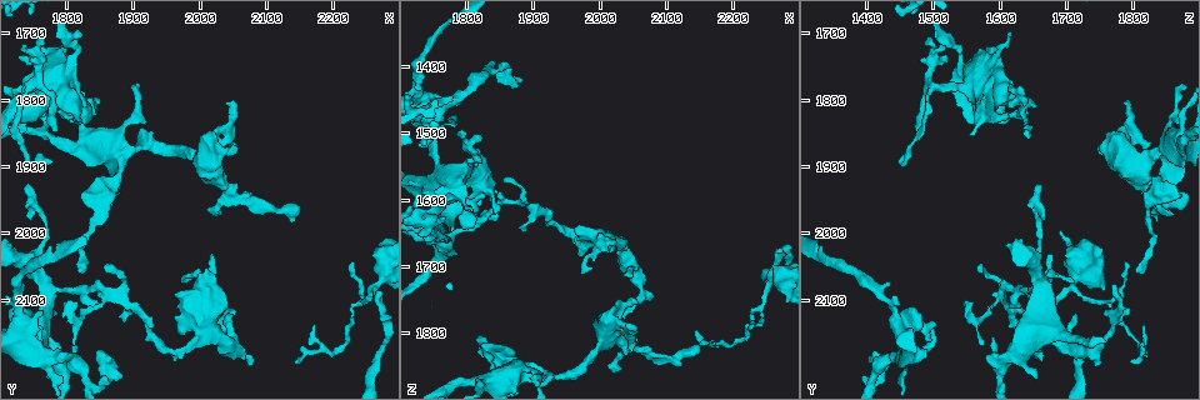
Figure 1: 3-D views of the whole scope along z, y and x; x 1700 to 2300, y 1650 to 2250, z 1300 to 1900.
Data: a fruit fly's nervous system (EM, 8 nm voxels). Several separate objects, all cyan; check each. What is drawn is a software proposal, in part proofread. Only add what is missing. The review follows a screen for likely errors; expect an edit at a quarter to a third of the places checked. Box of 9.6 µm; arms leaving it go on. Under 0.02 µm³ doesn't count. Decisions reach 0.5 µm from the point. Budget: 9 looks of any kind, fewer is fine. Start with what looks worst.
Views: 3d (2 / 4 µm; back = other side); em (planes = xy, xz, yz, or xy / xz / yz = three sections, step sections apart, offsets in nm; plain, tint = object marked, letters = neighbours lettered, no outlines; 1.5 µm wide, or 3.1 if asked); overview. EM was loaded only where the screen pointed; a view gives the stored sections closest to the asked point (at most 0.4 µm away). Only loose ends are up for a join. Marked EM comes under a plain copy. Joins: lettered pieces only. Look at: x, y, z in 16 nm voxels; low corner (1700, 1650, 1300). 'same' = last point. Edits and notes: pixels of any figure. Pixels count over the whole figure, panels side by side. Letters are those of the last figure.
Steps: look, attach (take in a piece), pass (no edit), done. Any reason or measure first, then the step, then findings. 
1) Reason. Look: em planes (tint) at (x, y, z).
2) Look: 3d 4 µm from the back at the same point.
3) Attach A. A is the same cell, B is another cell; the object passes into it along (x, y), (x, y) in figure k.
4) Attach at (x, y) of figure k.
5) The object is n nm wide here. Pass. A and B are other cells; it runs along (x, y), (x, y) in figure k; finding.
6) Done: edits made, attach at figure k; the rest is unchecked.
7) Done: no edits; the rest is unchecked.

Free end. Look: em yz step 8 (letters) at (2020, 2030, 1680).

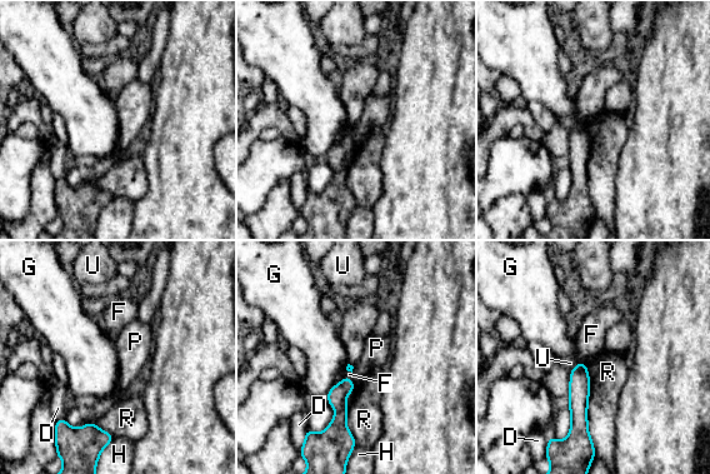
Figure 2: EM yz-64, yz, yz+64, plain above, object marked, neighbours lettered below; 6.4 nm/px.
The longest contact is with R, 480 nm. Pass. D, F, G, H, P, R and U are other cells; a border runs along (588, 374), (588, 434), (594, 447) in figure 2; no lettered piece goes on from it.

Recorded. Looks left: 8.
An open end. Look: em planes (tint) at (2075, 2200, 1740).

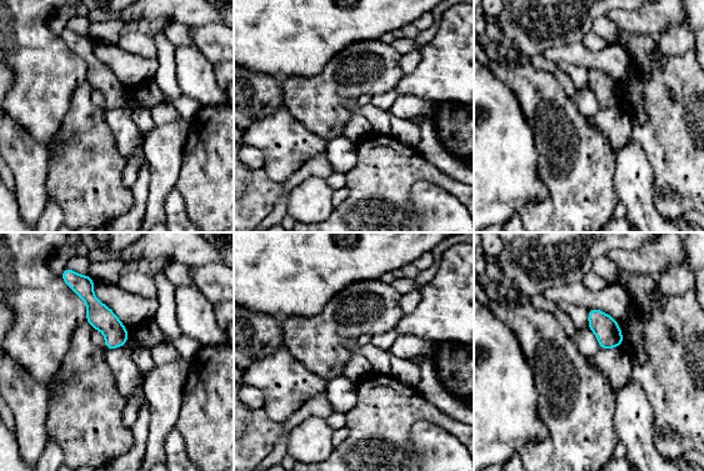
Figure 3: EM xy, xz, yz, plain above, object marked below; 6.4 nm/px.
See the neighbours. Look: em planes (letters) at the same point.

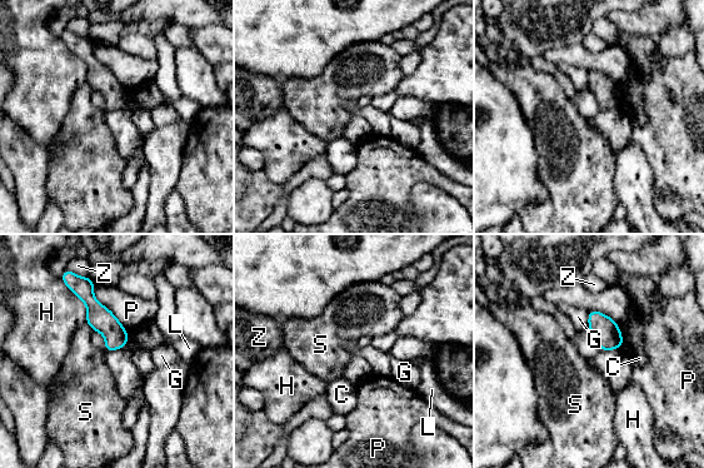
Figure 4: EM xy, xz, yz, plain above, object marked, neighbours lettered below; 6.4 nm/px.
The object is 140 nm wide here. Pass. C, G, H, L, P, S and Z are other cells; a border runs along (86, 322), (93, 329) in figure 4; none of them fits.

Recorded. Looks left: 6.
An open end. Look: 3d 2 µm at (2060, 1870, 1750).

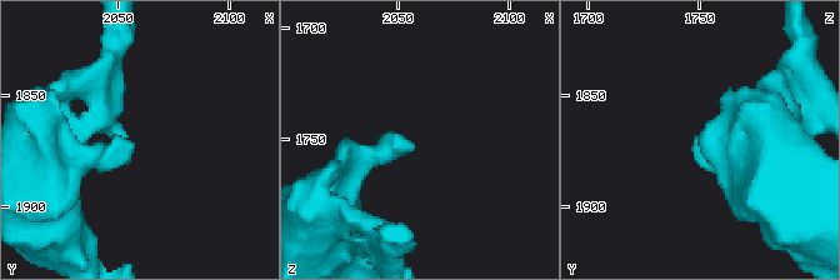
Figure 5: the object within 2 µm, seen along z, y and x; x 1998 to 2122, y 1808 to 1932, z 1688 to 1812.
Shape alone is not enough. Look: em xz step 8 (letters) at (2055, 1871, 1751).

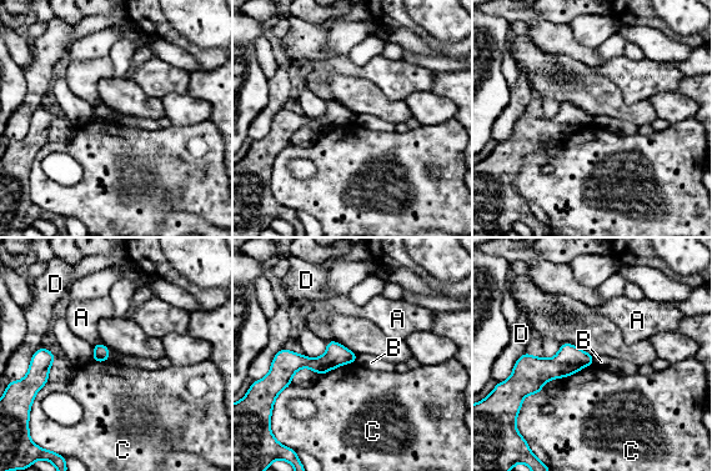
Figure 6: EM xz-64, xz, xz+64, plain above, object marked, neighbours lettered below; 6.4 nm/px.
Look: em planes (letters) at the same point.

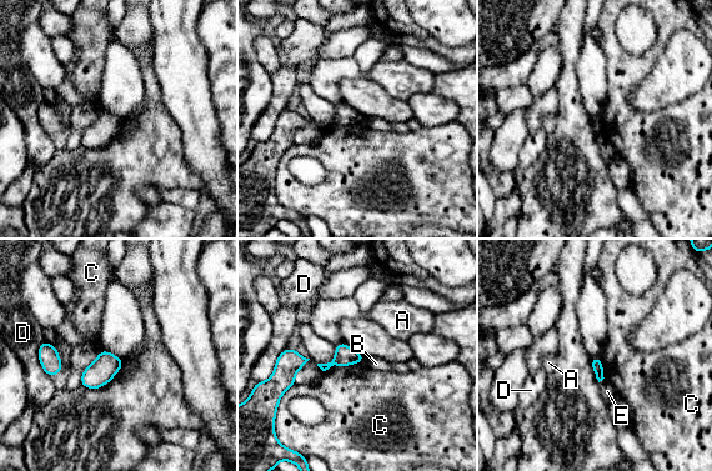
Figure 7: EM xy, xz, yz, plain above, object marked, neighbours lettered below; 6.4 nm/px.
Pass. A, B, C, D and E are other cells; no lettered piece goes on from it.

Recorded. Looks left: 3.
Thin end. Look: em planes (tint) at (2230, 2040, 1790).

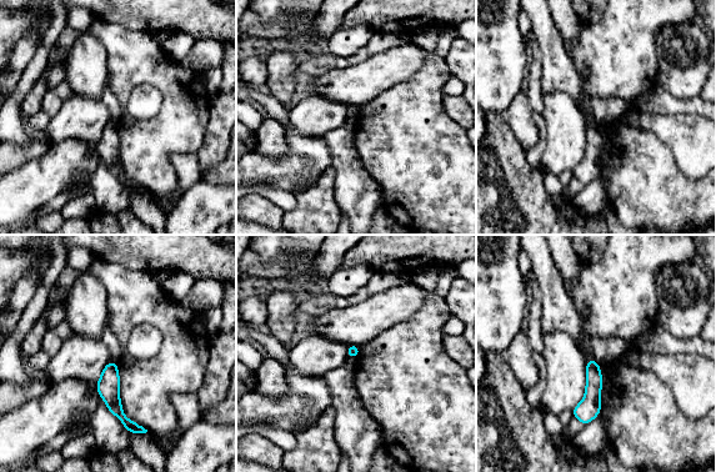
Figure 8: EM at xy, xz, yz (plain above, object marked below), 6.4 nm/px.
Look: em planes (letters) at the same point.

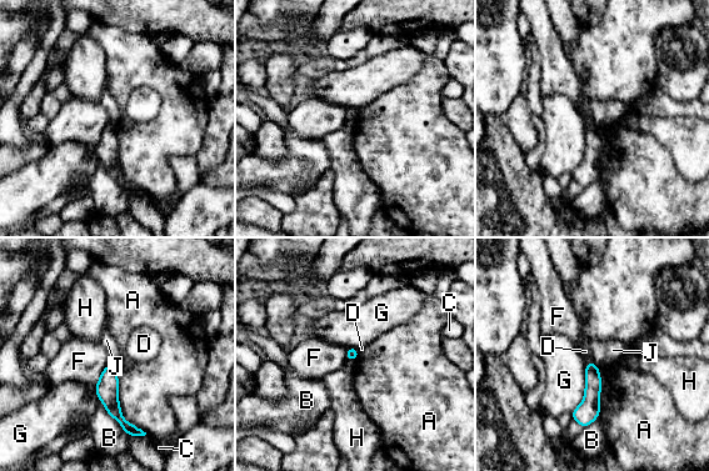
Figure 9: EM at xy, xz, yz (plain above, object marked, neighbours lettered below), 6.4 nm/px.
Pass. A, B, C, D, F, G, H and J are other cells; it runs along (110, 367), (111, 406), (134, 430) in figure 9; none of them fits.

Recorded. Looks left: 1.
Done: no edits; the rest is unchecked.

